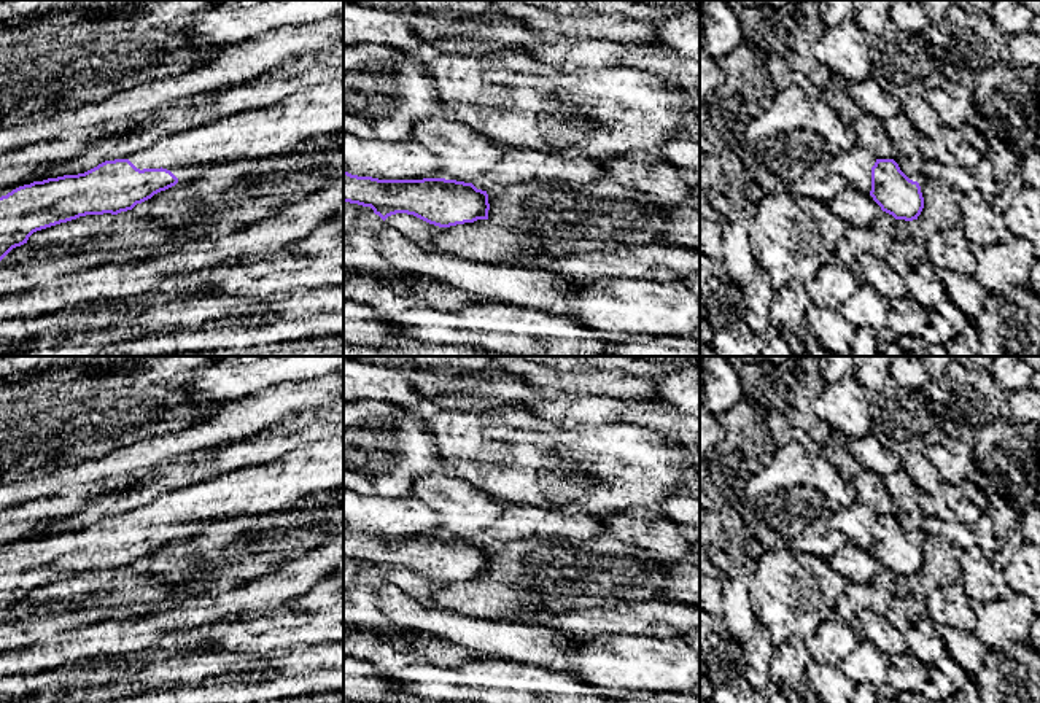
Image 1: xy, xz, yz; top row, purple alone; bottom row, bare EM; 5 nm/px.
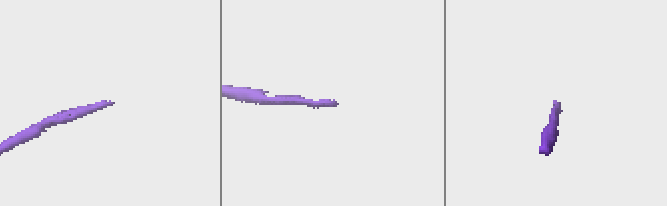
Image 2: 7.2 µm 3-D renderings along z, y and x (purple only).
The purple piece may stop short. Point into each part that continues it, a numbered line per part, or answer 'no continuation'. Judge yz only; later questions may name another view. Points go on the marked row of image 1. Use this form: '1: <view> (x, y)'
no continuation

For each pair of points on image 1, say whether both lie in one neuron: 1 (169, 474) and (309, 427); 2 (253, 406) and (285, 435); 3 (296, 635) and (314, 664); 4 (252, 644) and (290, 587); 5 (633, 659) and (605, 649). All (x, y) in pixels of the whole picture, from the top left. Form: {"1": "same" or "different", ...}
{"1": "same", "2": "different", "3": "different", "4": "different", "5": "same"}

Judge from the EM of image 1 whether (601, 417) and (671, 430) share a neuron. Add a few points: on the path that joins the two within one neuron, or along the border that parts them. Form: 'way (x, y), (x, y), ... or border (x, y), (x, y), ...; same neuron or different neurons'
way (619, 414), (654, 415); same neuron

